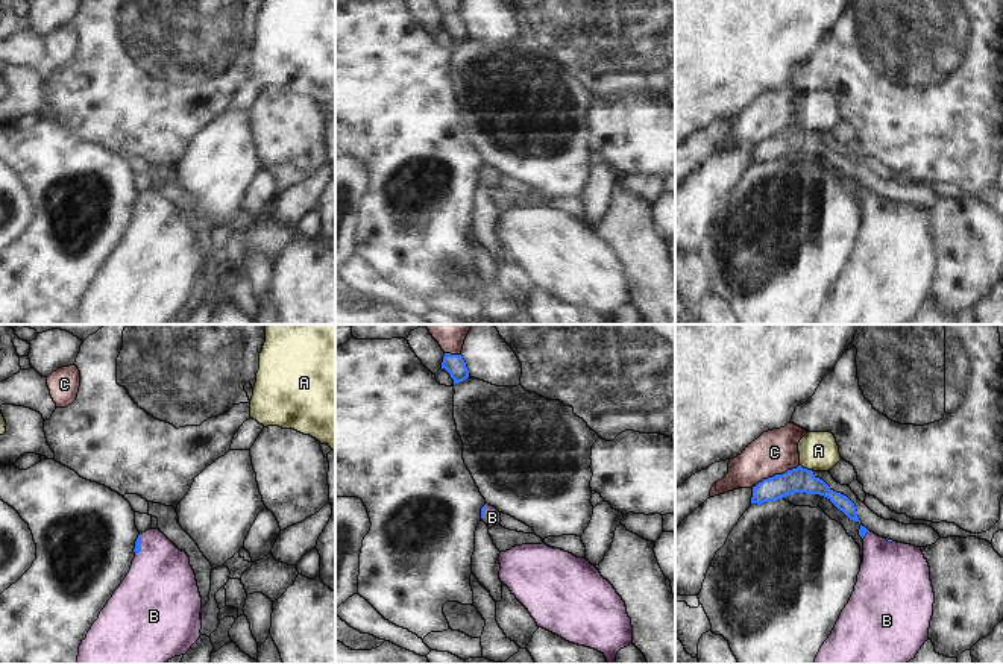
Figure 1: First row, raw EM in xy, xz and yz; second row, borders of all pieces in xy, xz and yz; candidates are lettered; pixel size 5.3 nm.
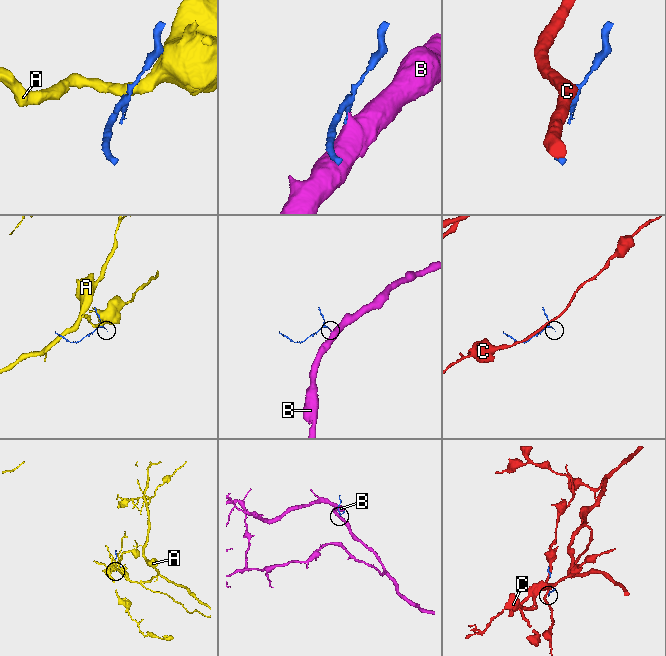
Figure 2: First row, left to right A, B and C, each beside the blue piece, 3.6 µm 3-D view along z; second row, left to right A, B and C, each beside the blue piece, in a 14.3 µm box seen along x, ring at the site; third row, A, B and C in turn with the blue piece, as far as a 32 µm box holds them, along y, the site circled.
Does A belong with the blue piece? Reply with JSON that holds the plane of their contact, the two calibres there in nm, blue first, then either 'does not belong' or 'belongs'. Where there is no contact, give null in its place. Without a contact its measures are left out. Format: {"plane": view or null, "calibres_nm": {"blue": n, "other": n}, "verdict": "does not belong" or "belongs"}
{"plane": "yz", "calibres_nm": {"blue": 130, "other": 200}, "verdict": "does not belong"}

